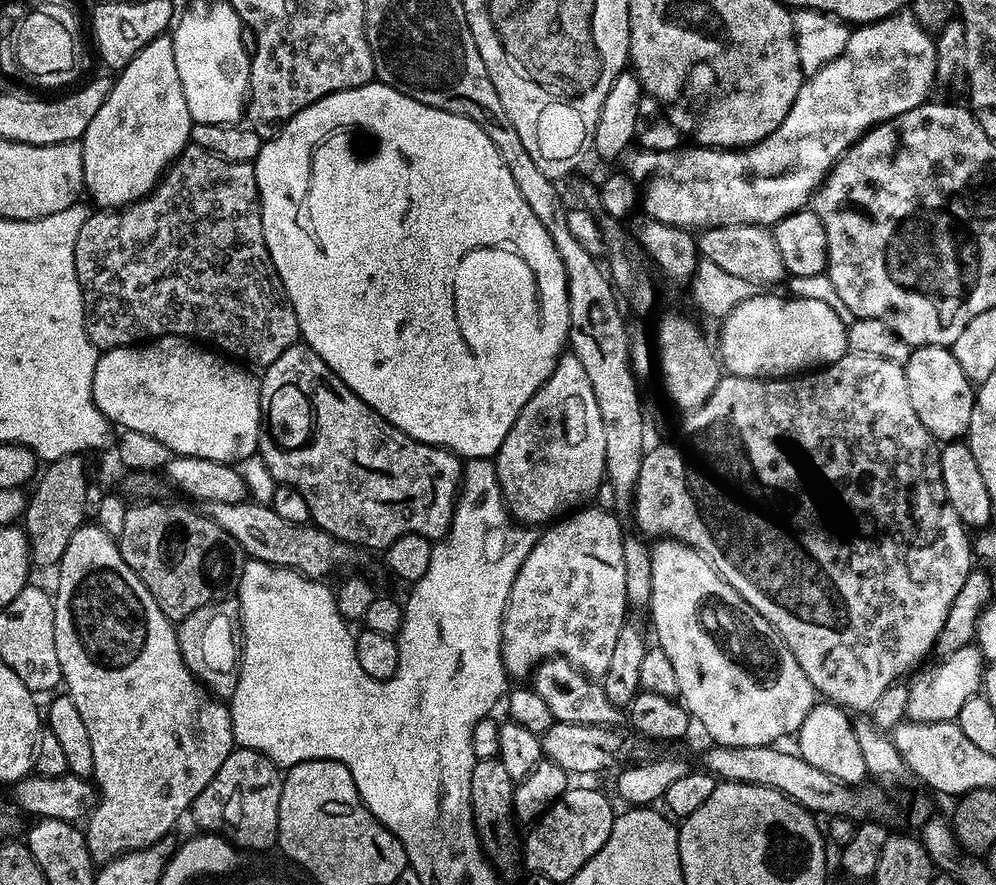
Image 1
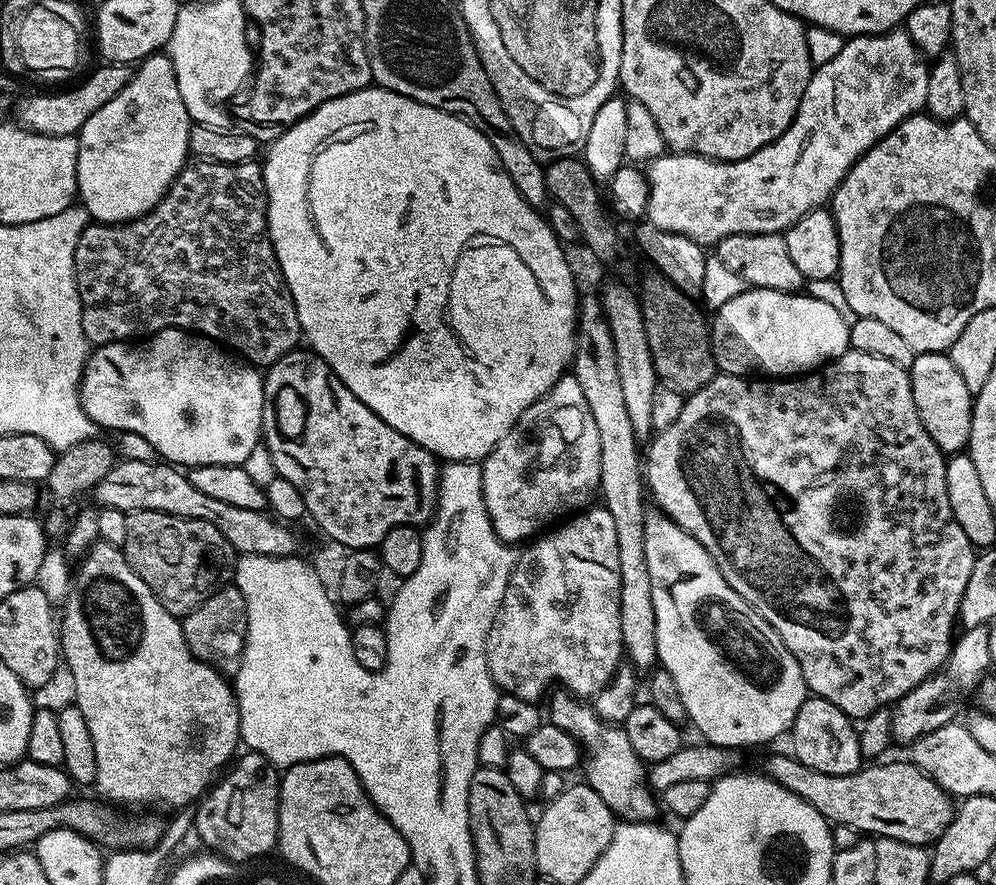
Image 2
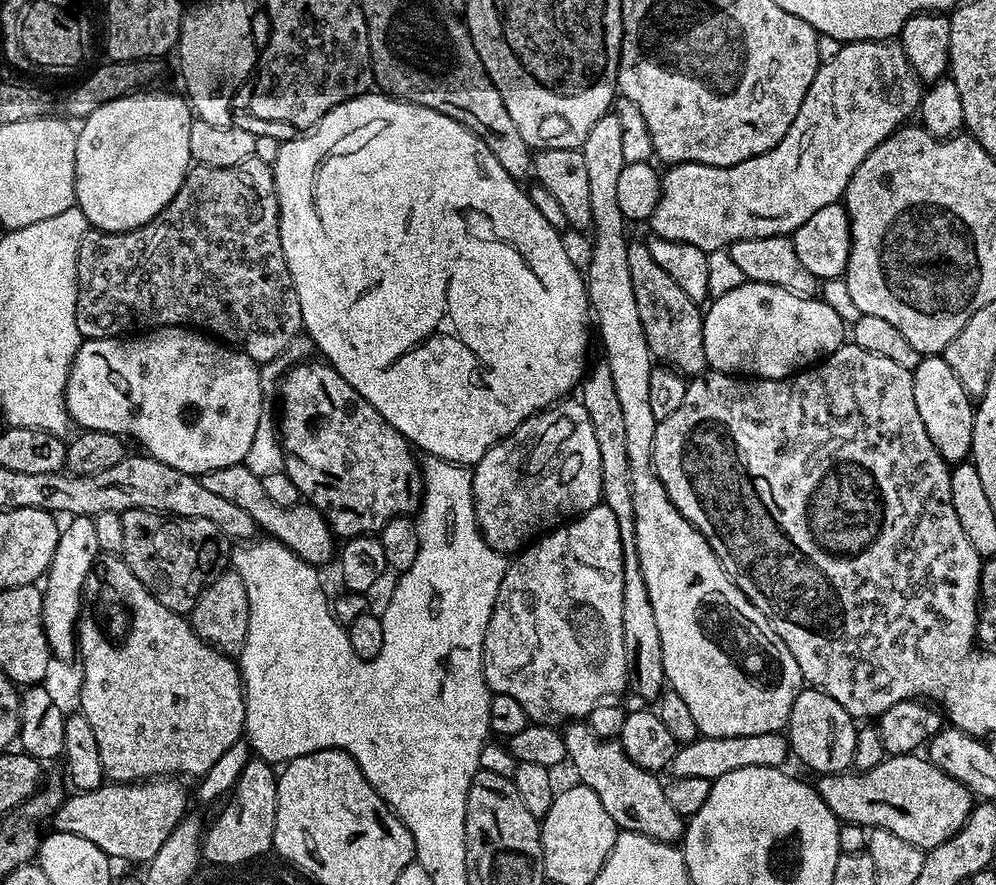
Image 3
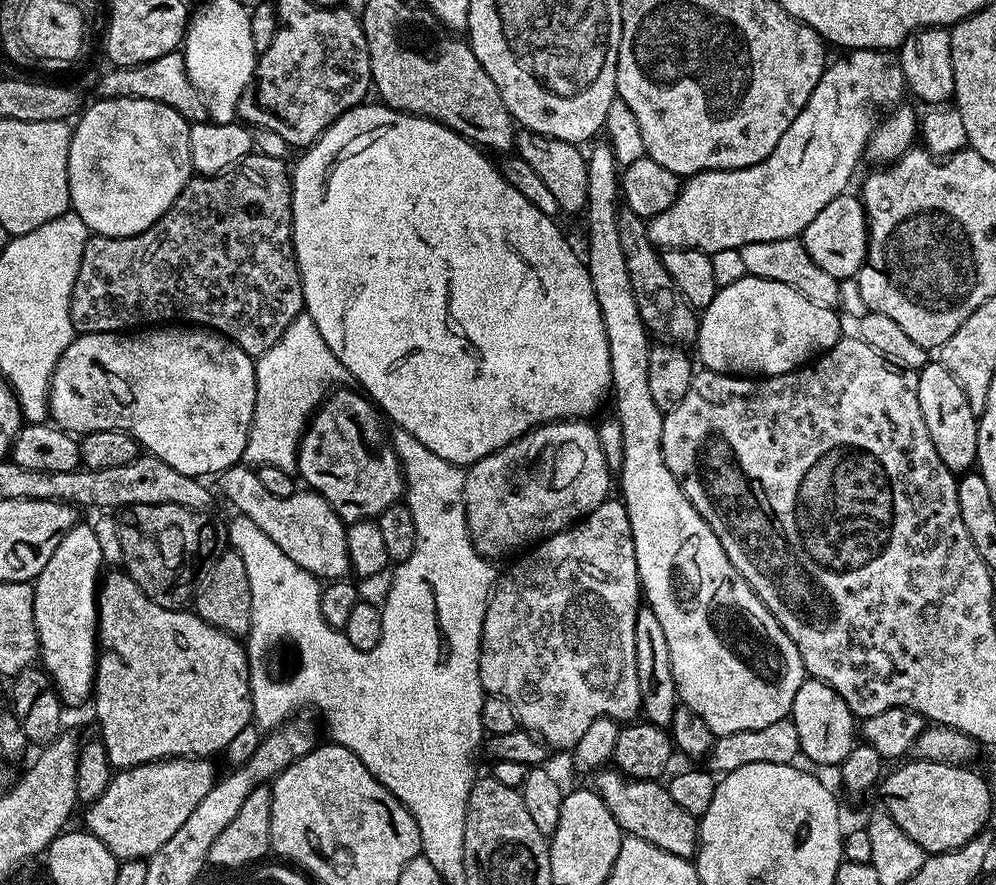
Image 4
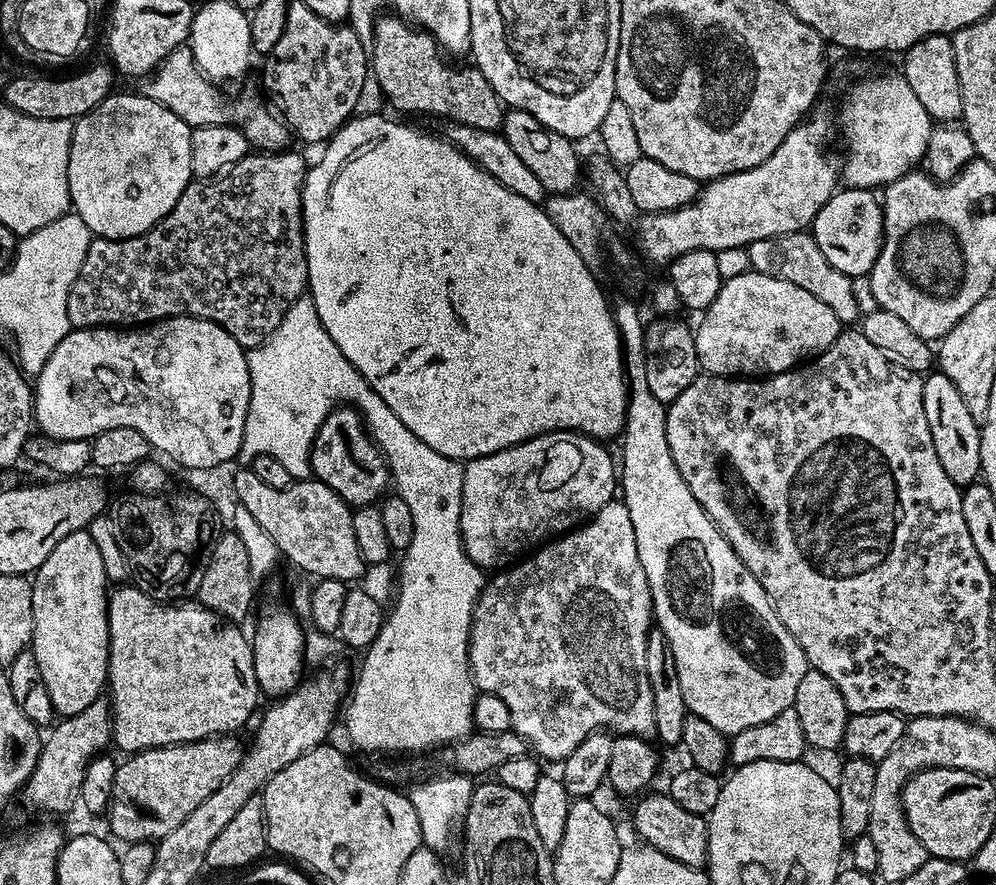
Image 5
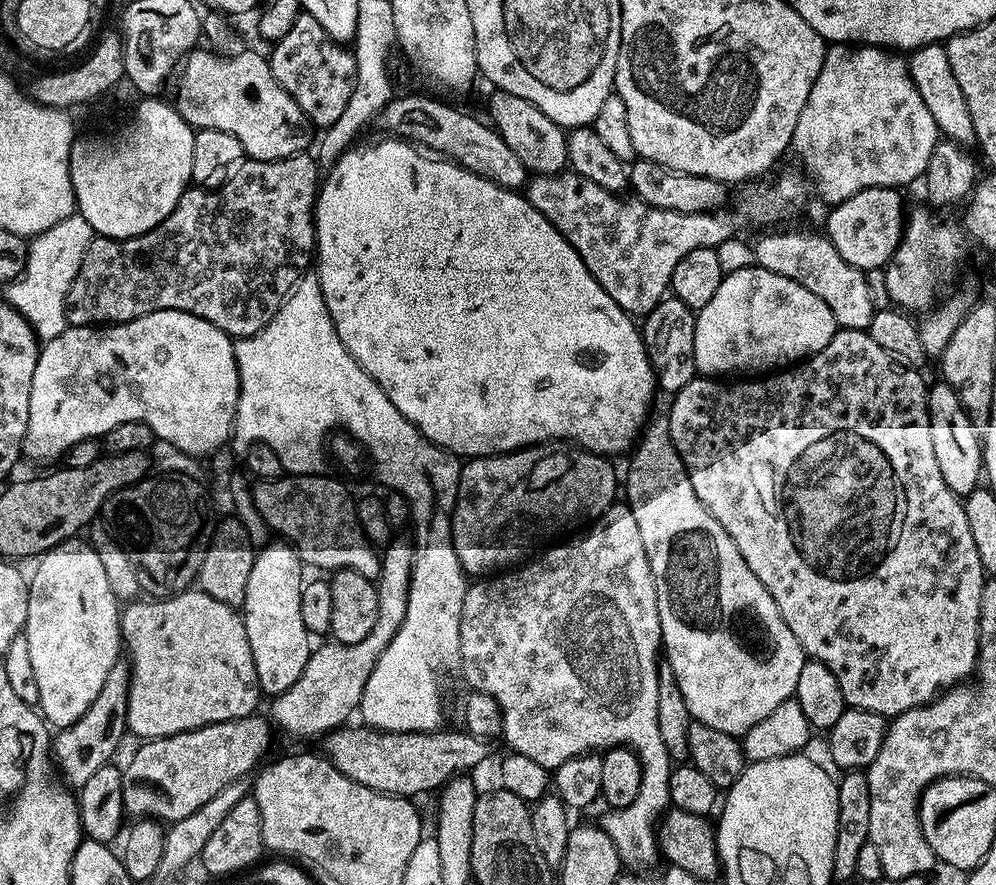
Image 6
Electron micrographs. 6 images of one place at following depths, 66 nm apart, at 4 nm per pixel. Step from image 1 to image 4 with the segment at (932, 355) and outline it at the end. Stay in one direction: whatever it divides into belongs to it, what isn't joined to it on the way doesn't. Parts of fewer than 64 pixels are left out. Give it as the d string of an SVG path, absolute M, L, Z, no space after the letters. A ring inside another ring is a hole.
M929 362L919 369L918 406L922 406L922 418L926 418L926 430L930 430L930 442L934 442L938 458L954 474L969 471L976 464L980 425L974 410L970 410L970 402L966 402L966 394L962 394L962 386L954 382L954 374L944 364Z

